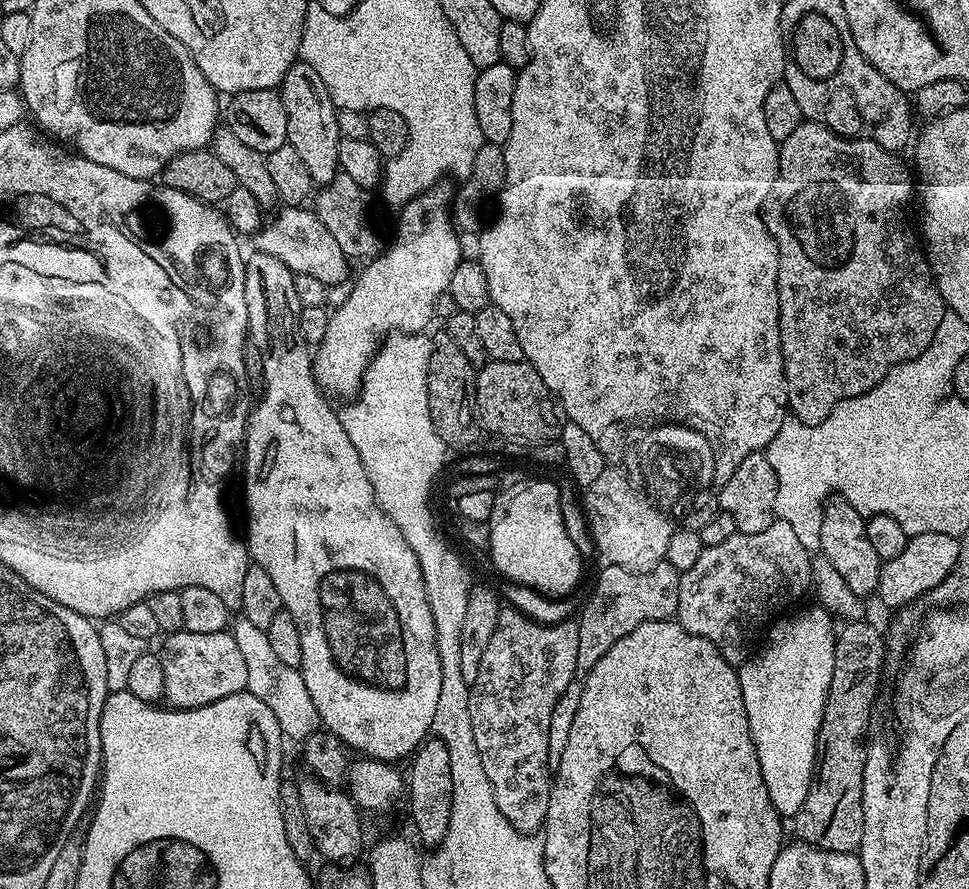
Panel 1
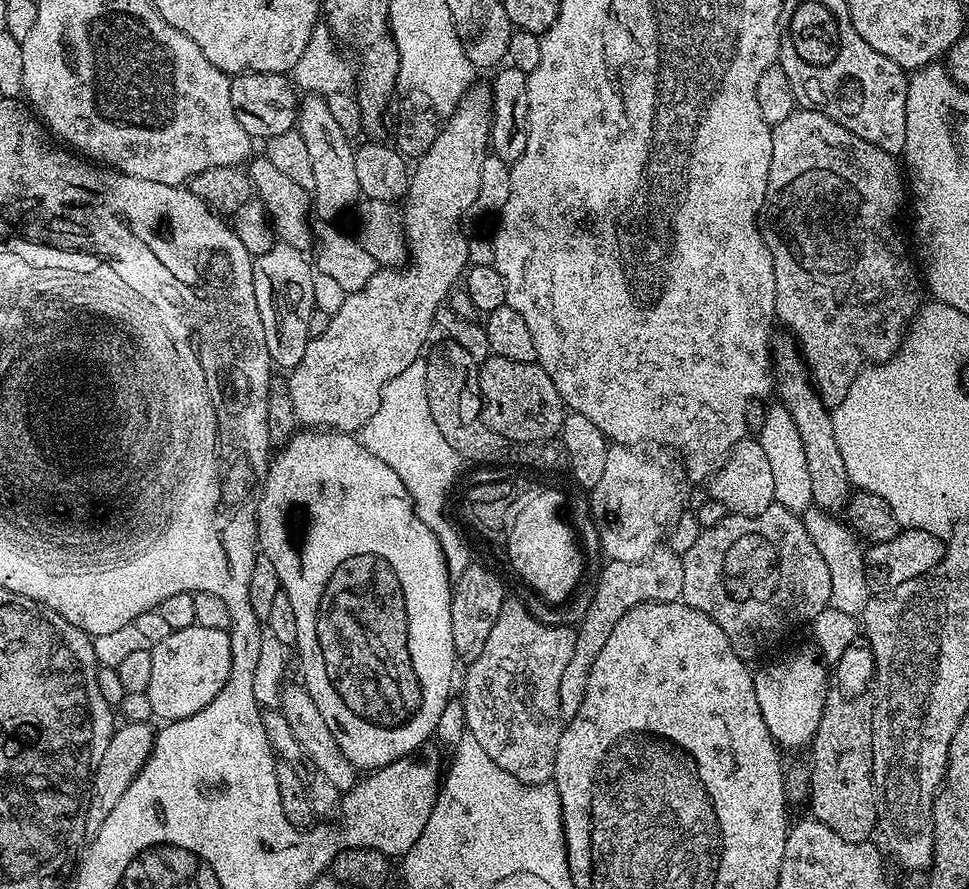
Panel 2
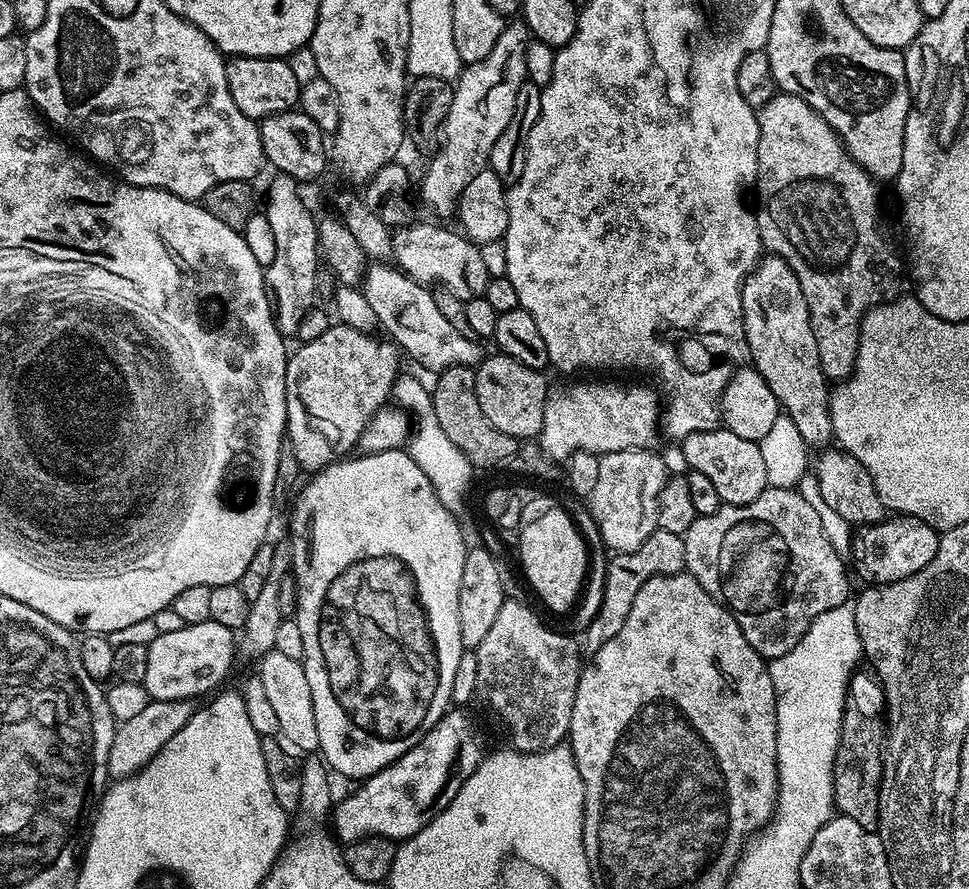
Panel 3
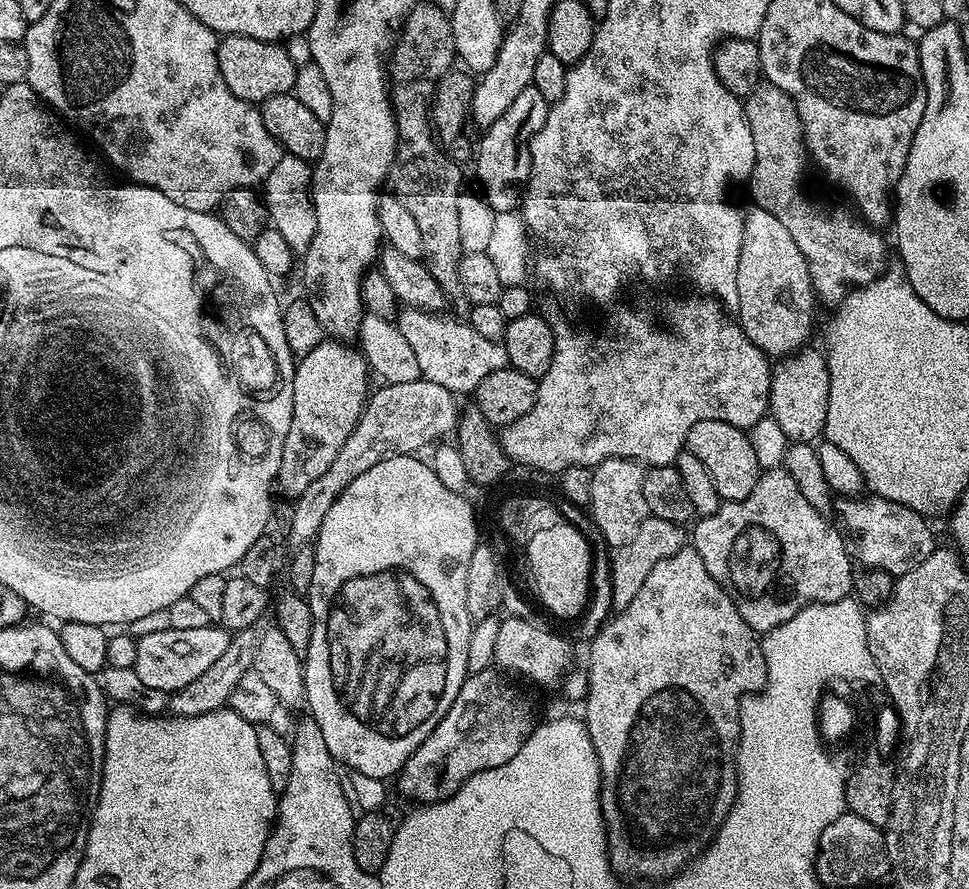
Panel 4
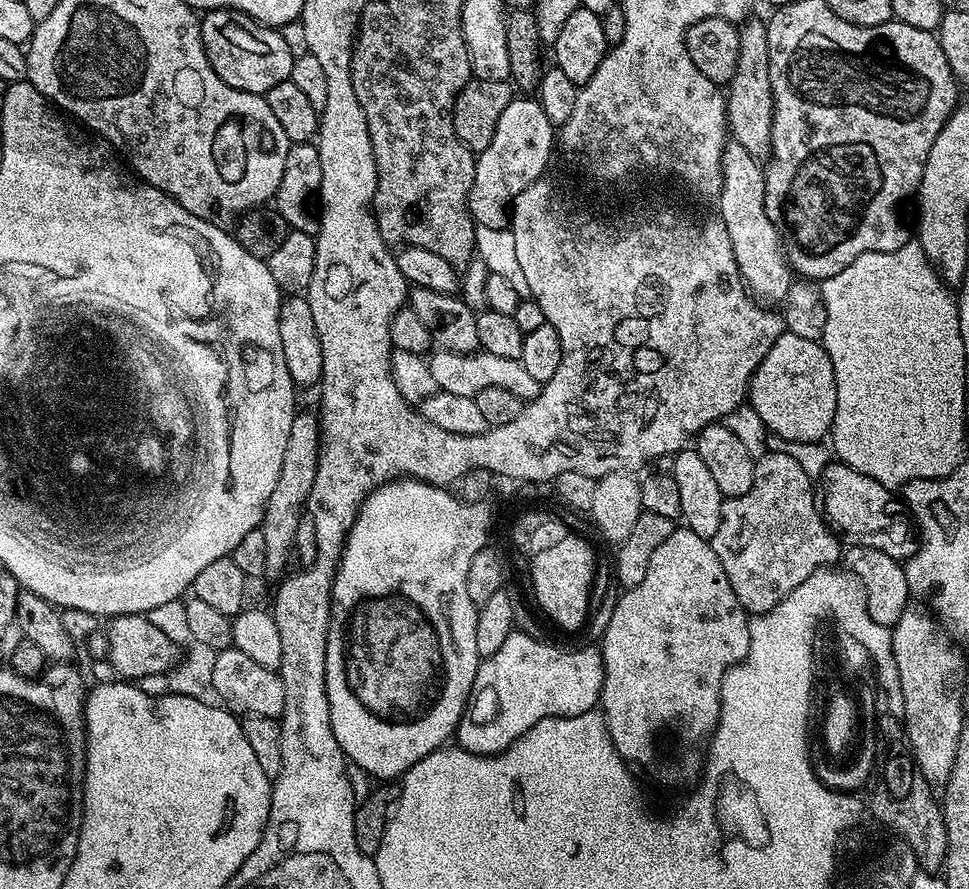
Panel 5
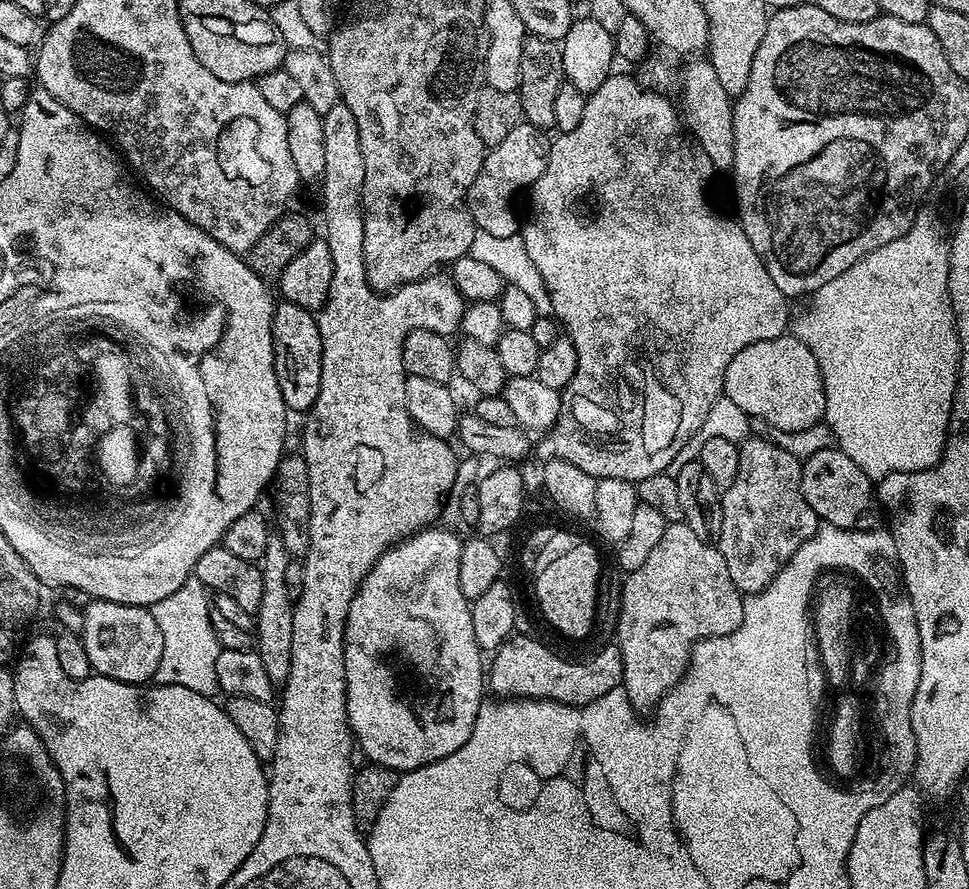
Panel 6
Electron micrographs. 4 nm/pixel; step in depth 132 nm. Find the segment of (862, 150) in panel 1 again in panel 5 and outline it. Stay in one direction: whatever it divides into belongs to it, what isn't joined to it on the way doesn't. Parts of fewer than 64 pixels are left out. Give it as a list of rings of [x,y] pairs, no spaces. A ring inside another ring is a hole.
[[[749,18],[739,25],[738,66],[734,66],[734,74],[726,85],[726,103],[731,139],[742,145],[751,156],[764,158],[772,150],[774,94],[770,90],[768,25],[763,19],[761,21],[756,19]]]

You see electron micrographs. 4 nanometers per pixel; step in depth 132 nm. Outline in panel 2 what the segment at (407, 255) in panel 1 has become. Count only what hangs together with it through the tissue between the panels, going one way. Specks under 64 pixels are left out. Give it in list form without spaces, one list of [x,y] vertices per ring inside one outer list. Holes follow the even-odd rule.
[[[473,83],[472,87],[469,88],[468,93],[460,99],[460,103],[452,109],[450,115],[445,119],[449,120],[446,121],[445,124],[443,121],[443,123],[439,125],[436,137],[434,138],[434,146],[430,146],[430,150],[426,150],[426,154],[422,154],[415,161],[414,167],[411,169],[408,178],[408,192],[405,194],[402,201],[404,234],[407,243],[410,245],[410,265],[412,264],[412,268],[408,268],[409,266],[381,267],[370,278],[370,282],[366,282],[366,286],[362,286],[362,290],[349,292],[345,295],[342,307],[340,307],[333,316],[328,317],[326,334],[318,334],[309,339],[308,345],[306,346],[306,354],[302,354],[302,362],[298,362],[298,366],[291,369],[290,375],[287,377],[294,414],[301,425],[307,426],[312,430],[331,430],[334,432],[347,432],[349,434],[359,433],[366,426],[366,422],[370,422],[370,418],[374,418],[374,410],[378,410],[380,392],[384,389],[384,384],[390,382],[390,378],[398,378],[398,374],[402,374],[402,370],[406,370],[406,366],[410,366],[410,362],[421,359],[422,353],[429,343],[428,335],[430,335],[431,332],[434,332],[436,309],[441,307],[441,305],[447,301],[448,293],[451,292],[453,288],[457,287],[458,281],[463,277],[466,269],[469,267],[469,237],[467,235],[464,236],[463,230],[460,229],[460,215],[462,215],[463,212],[467,213],[469,209],[471,209],[474,198],[478,196],[479,179],[482,176],[482,162],[484,161],[485,156],[489,155],[490,152],[491,115],[491,87],[489,87],[487,83]]]

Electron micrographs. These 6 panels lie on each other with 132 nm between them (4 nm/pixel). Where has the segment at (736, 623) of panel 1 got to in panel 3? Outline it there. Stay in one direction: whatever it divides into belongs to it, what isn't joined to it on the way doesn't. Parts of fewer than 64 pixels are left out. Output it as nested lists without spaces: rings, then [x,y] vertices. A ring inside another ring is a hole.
[[[768,487],[754,498],[754,502],[724,504],[714,514],[697,516],[683,537],[686,546],[684,567],[688,575],[700,583],[706,594],[732,611],[738,626],[742,626],[742,634],[746,634],[746,642],[750,642],[765,661],[777,660],[794,650],[818,614],[826,614],[826,610],[834,610],[834,606],[849,599],[849,565],[843,555],[835,552],[823,533],[816,511],[795,487]]]

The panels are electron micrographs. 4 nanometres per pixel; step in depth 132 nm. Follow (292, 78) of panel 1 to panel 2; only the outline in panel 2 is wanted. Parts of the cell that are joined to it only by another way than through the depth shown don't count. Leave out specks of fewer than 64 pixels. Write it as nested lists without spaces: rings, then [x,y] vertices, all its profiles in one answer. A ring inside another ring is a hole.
[[[308,94],[299,101],[298,104],[298,131],[302,134],[303,141],[306,142],[306,151],[310,153],[310,167],[314,169],[314,186],[310,189],[315,215],[320,215],[319,219],[324,222],[339,221],[339,216],[361,199],[360,187],[358,186],[358,173],[354,170],[354,154],[356,148],[353,141],[346,134],[342,134],[342,129],[338,126],[337,120],[330,115],[330,106],[327,99],[315,94]]]

